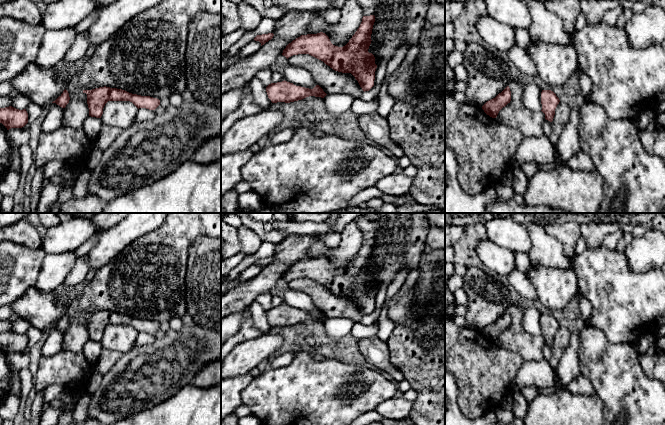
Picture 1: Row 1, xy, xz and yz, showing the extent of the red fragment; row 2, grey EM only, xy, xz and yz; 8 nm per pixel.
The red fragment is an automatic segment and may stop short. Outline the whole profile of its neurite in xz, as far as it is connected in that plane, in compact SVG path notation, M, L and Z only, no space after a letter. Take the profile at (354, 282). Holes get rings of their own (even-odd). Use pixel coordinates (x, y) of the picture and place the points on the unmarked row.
M374 239L363 240L359 252L343 271L333 269L329 261L320 256L296 262L286 270L282 279L288 283L293 279L309 278L335 295L351 297L362 314L369 315L374 310L377 292L374 279L368 276L374 246Z

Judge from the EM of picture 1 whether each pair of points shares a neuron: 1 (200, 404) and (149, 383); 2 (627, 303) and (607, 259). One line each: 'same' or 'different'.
1: different
2: same

